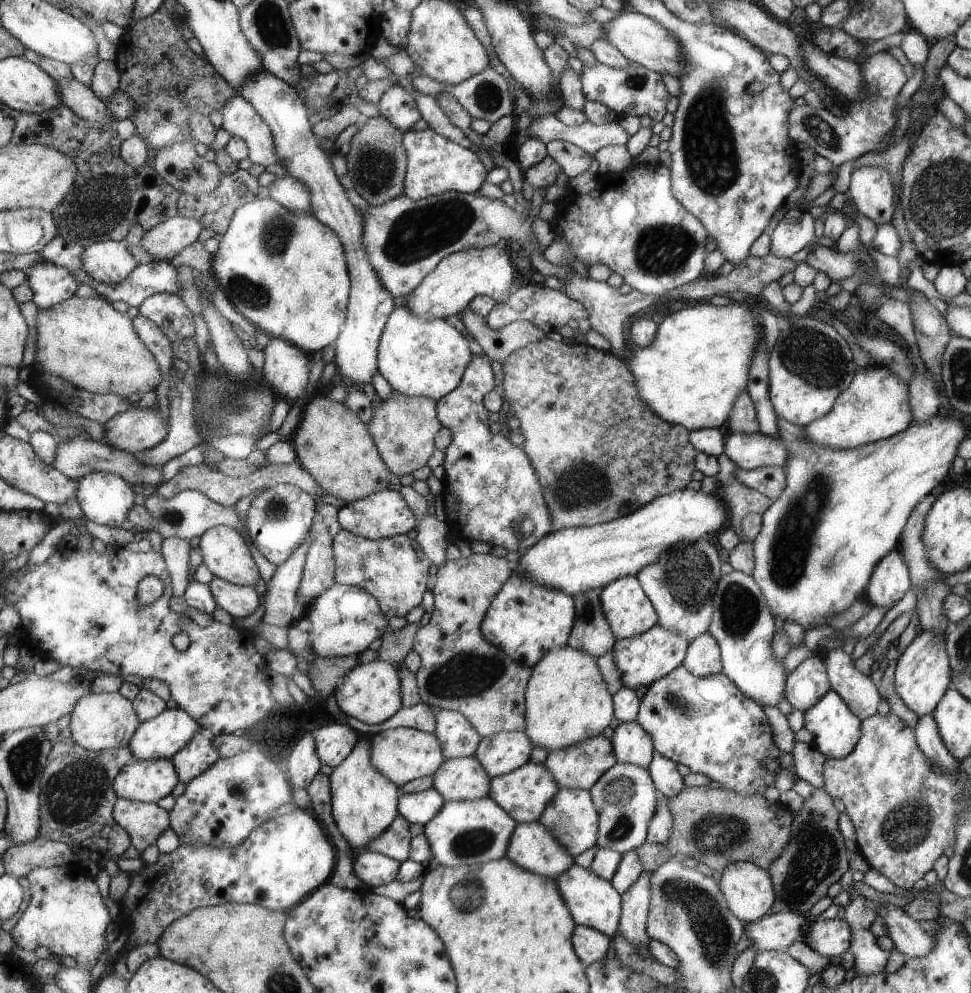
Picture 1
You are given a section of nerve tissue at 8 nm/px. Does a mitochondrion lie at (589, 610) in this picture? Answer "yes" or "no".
yes

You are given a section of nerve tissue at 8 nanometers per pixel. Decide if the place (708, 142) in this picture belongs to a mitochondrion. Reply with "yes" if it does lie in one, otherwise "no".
yes

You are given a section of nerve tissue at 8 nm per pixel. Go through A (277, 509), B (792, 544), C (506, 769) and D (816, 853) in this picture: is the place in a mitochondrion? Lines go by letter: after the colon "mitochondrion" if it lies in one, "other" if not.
A: mitochondrion
B: mitochondrion
C: other
D: mitochondrion

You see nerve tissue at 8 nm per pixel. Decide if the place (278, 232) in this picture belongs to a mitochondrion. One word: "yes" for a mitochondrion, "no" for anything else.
yes

